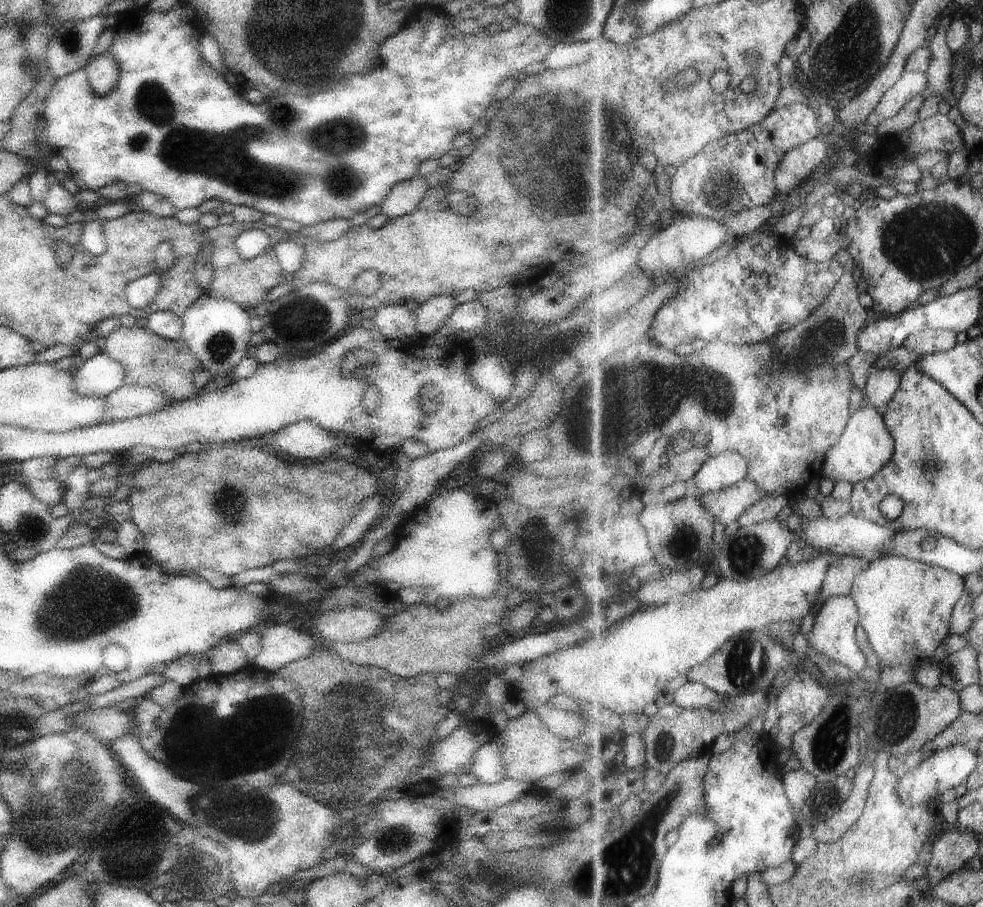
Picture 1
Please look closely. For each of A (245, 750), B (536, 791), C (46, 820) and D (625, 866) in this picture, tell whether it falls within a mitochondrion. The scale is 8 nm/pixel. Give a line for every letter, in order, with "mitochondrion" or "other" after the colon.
A: other
B: other
C: mitochondrion
D: mitochondrion

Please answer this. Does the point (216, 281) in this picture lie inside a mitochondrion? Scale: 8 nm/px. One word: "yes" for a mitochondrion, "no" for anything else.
no

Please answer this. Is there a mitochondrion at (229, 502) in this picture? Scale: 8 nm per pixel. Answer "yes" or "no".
yes

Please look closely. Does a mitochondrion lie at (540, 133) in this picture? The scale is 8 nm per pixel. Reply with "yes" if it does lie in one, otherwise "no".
yes

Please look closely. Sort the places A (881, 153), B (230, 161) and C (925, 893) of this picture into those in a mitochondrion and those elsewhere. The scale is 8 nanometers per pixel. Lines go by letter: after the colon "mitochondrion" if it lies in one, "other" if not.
A: other
B: mitochondrion
C: other

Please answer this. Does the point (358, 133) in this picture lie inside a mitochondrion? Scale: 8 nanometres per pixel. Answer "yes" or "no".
yes

